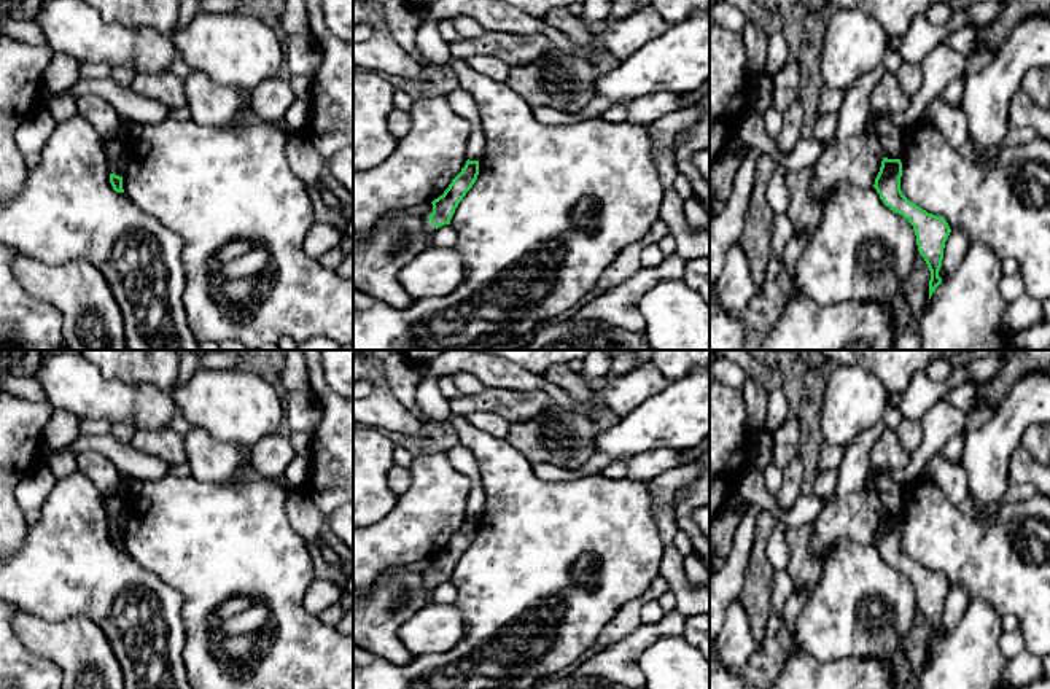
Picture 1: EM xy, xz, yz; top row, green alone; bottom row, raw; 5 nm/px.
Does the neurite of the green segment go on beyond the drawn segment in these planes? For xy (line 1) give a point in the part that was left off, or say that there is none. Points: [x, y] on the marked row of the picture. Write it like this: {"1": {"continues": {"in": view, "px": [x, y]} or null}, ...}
{"1": {"continues": null}}

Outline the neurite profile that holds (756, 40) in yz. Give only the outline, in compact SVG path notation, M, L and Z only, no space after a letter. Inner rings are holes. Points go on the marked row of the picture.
M749 18L741 35L746 46L746 72L756 76L765 70L768 33L757 18Z

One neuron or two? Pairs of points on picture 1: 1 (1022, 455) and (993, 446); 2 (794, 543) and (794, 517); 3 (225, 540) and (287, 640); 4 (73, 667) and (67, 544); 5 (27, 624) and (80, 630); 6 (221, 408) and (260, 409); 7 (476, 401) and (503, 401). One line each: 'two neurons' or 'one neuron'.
1: two neurons
2: two neurons
3: one neuron
4: two neurons
5: one neuron
6: one neuron
7: one neuron

